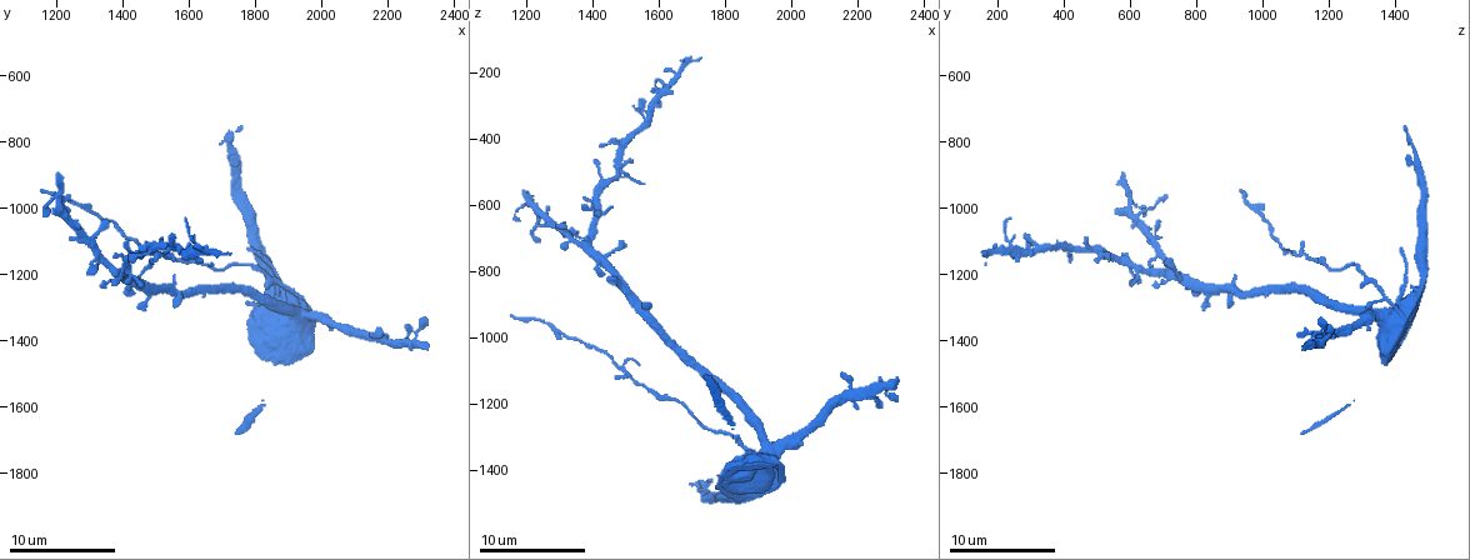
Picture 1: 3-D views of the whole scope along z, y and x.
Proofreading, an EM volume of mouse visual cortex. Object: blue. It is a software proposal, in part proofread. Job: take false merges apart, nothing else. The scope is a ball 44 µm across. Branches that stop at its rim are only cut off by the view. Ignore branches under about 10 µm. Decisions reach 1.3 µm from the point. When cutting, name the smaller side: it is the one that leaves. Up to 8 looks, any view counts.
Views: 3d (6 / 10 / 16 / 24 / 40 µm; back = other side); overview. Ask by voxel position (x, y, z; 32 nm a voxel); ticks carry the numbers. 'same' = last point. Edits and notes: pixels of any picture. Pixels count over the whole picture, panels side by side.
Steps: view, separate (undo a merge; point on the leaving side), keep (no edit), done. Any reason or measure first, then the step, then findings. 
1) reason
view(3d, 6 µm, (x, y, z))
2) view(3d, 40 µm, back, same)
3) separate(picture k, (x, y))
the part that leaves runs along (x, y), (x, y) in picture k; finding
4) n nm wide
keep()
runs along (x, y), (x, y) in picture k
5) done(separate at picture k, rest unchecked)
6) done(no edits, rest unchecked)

view(3d, 10 µm, (1360, 1180, 710))

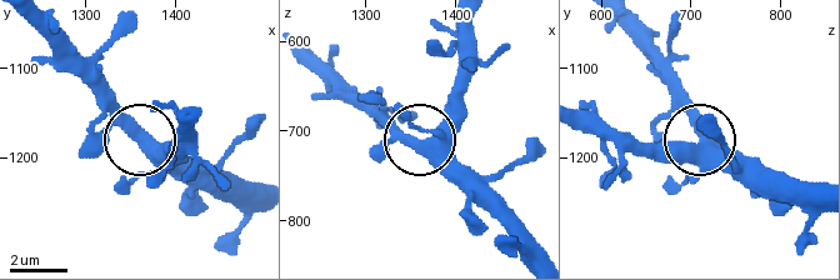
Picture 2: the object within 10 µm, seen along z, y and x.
keep()
one cell here

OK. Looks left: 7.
calibre changes
view(3d, 16 µm, (1450, 1250, 790))

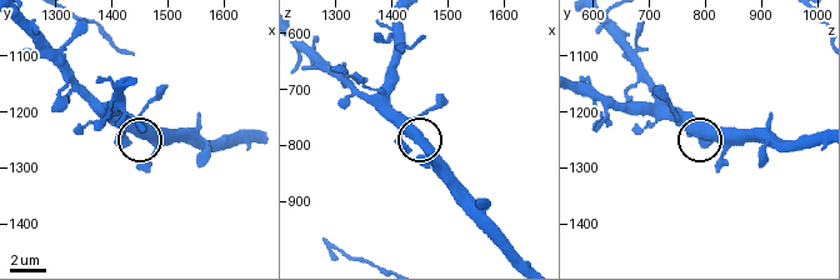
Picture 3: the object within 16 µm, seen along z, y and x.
keep()
all the same cell

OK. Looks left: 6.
sudden change in width
view(3d, 10 µm, (1370, 1050, 1020))

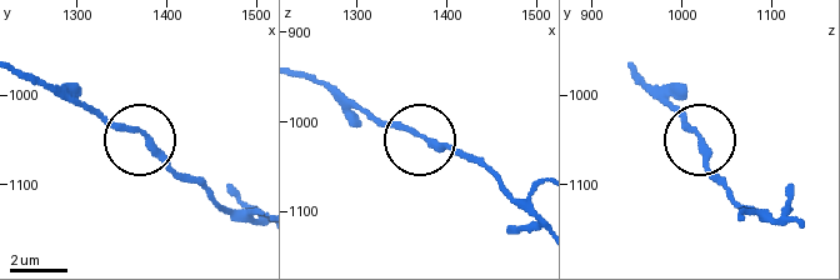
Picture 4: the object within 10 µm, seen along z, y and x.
210 nm wide
keep()
runs along (534, 216), (476, 164), (365, 111) in picture 4; all the same cell

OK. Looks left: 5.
thick turns thin
view(3d, 6 µm, (1640, 1170, 1180))

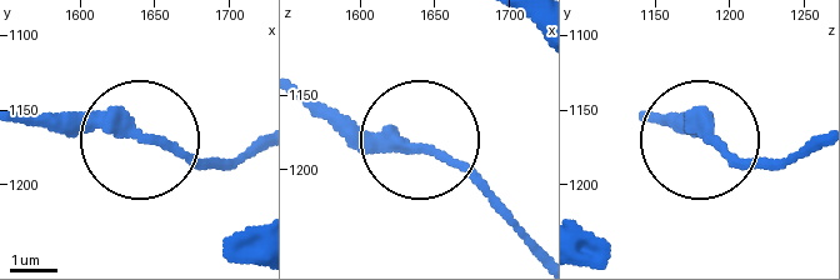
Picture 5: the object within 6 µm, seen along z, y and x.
keep()
runs along (250, 149), (190, 158), (130, 134), (39, 121) in picture 5; one cell here

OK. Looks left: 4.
done(no edits, rest unchecked)

